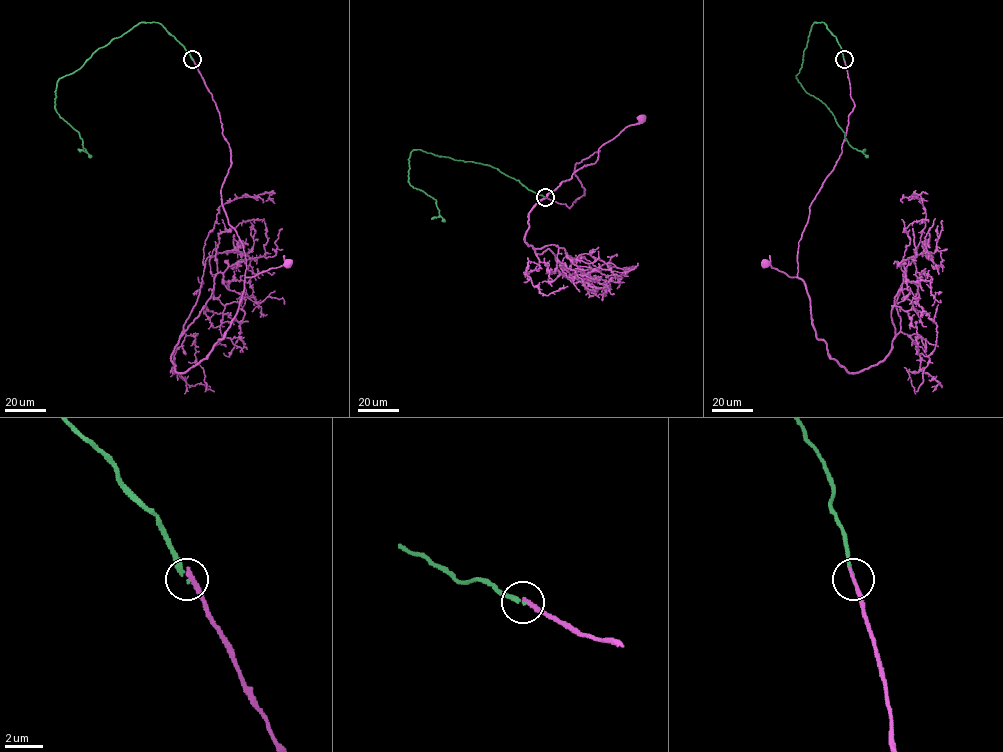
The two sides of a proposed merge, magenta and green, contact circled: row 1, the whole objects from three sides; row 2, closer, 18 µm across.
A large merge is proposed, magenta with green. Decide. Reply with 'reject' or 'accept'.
reject

